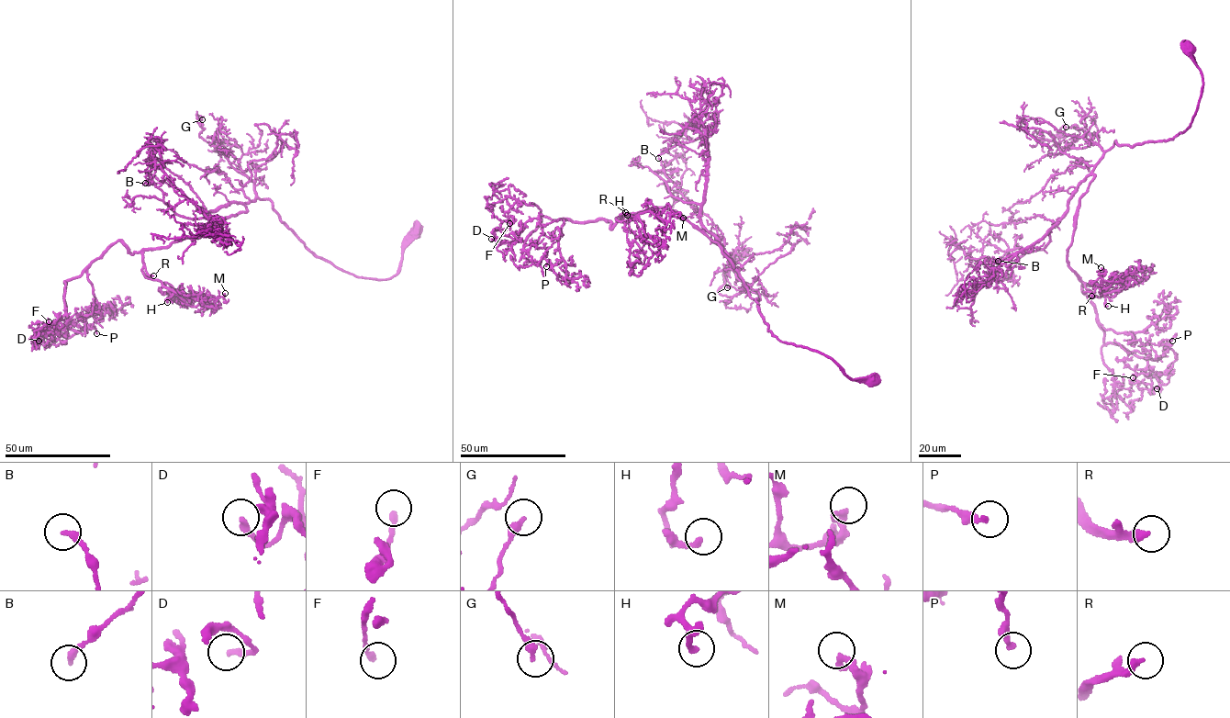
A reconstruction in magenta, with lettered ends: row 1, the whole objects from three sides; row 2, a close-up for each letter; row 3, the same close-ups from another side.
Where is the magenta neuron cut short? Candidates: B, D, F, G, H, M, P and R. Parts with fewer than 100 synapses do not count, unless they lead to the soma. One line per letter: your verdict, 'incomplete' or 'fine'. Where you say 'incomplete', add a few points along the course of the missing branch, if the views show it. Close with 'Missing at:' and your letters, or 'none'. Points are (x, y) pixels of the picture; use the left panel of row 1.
B: fine
D: fine
F: fine
G: fine
H: fine
M: fine
P: fine
R: incomplete; course (153, 275), (181, 279), (208, 295), (220, 295), (218, 303)
Missing at: R

